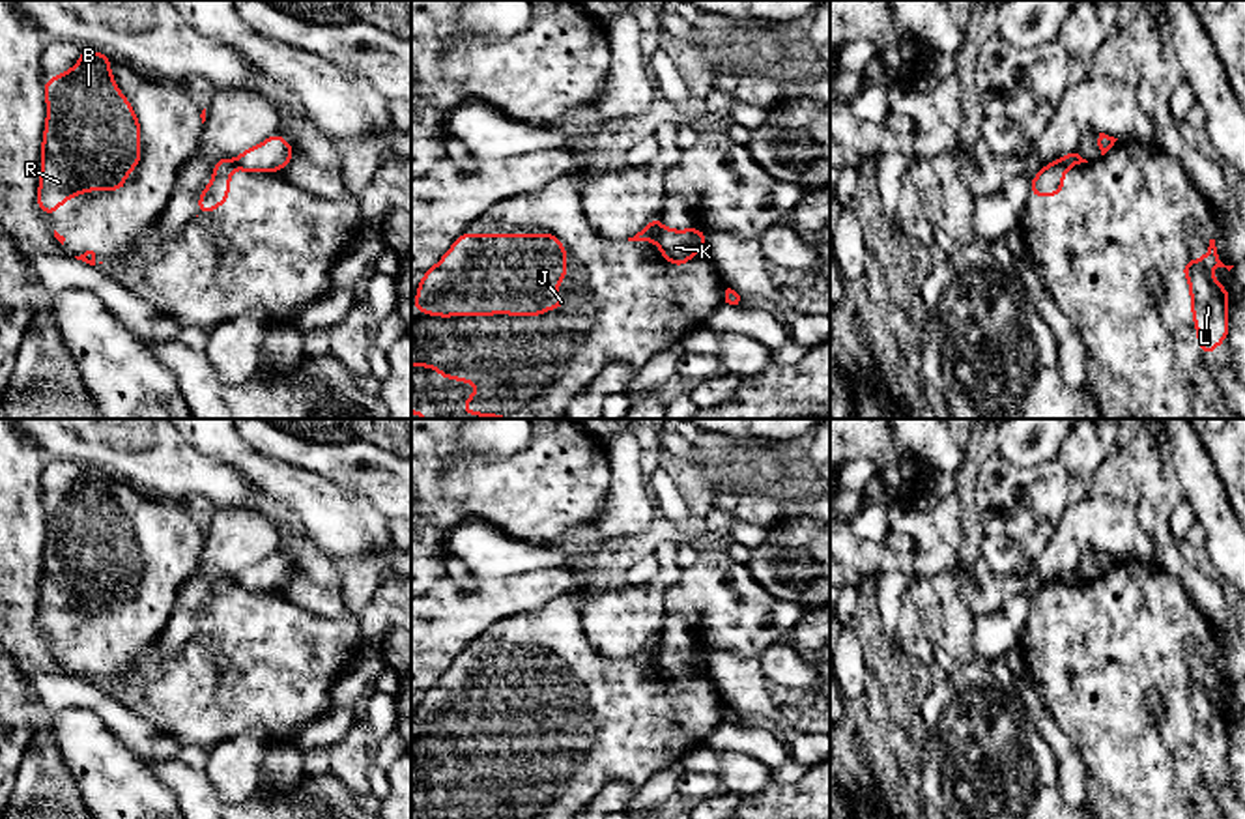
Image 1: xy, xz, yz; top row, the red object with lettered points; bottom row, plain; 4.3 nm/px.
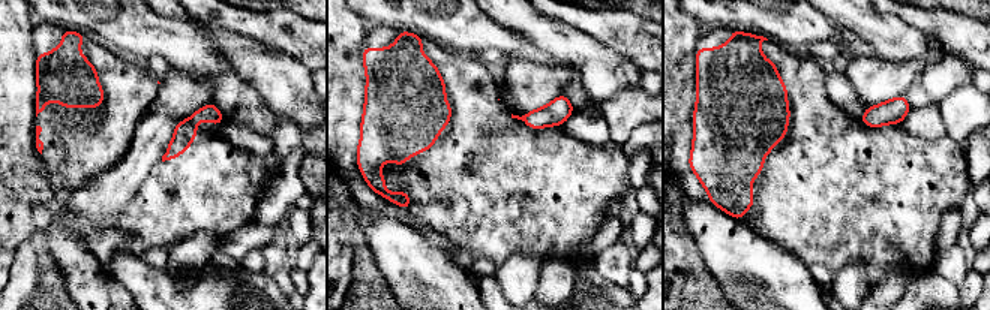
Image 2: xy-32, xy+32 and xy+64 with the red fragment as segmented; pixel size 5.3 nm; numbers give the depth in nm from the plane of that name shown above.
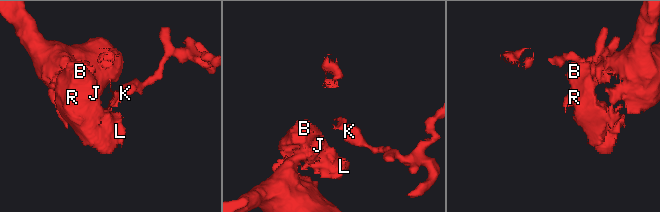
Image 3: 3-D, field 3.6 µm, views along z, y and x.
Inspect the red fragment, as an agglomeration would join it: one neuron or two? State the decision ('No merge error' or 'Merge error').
Merge error

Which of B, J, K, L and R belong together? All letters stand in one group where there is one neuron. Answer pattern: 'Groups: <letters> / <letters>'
Groups: B J L R / K

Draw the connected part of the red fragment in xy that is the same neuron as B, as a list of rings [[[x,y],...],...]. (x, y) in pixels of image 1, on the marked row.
[[[80,49],[80,62],[56,79],[45,79],[47,123],[41,146],[37,208],[52,215],[82,191],[122,191],[125,176],[140,163],[140,120],[110,77],[110,56]]]

